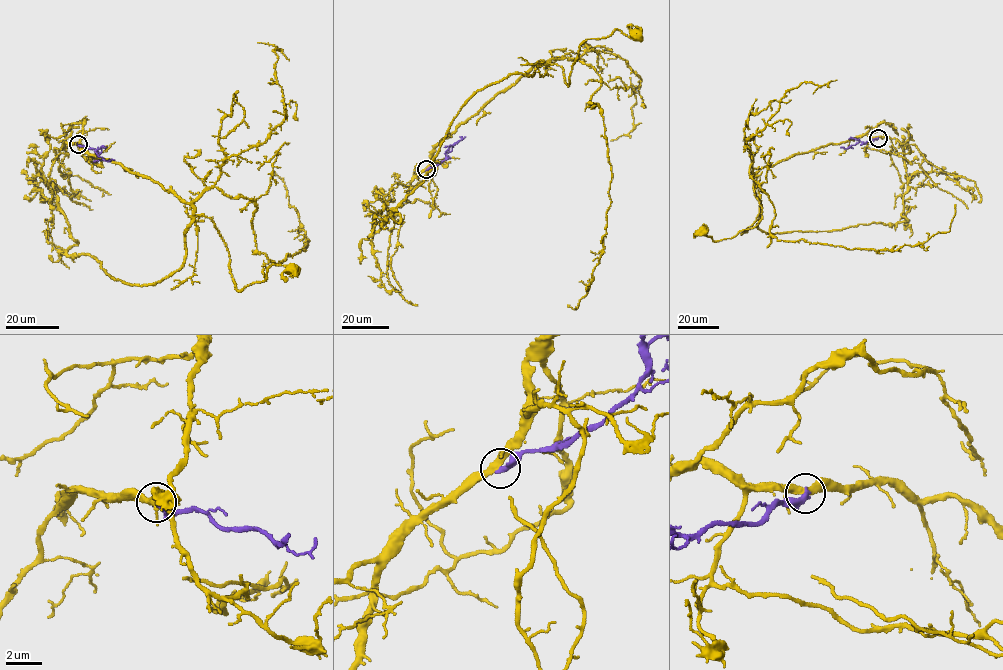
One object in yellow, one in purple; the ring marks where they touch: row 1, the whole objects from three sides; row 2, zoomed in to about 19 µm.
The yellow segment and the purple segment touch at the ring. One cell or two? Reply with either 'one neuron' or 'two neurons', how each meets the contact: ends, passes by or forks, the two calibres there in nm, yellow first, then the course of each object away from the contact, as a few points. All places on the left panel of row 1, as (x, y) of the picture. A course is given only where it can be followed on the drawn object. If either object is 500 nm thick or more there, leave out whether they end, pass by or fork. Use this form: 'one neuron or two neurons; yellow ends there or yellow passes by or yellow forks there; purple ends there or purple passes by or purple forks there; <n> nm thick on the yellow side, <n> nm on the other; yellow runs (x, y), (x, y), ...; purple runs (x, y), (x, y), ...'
two neurons; yellow forks there; purple ends there; 320 nm thick on the yellow side, 360 nm on the other; yellow runs (77, 145), (148, 176), (209, 217), (228, 251), (236, 289), (262, 282), (273, 265), (291, 267); purple runs (78, 145), (96, 150), (97, 155), (106, 160), (115, 160)

